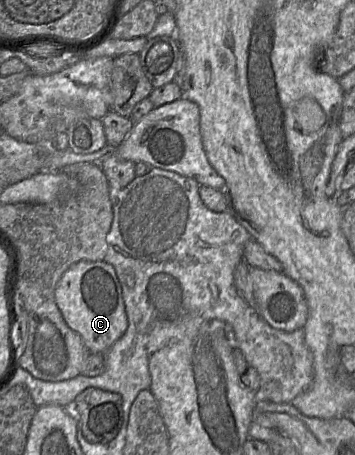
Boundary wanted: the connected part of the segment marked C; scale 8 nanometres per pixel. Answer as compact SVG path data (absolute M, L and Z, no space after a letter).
M104 261L72 264L59 279L54 298L66 324L80 335L90 353L105 353L127 329L121 284L113 266Z

